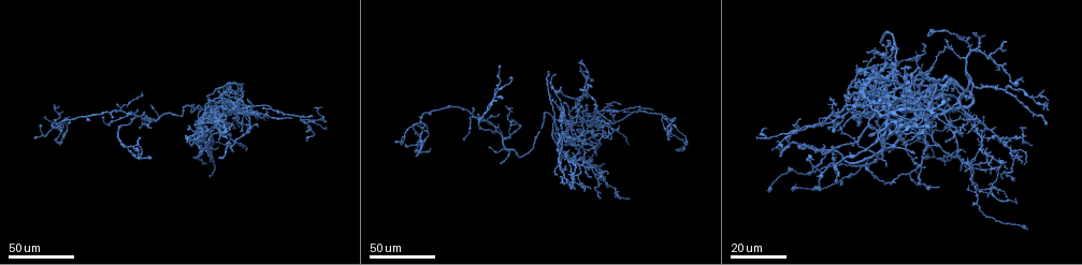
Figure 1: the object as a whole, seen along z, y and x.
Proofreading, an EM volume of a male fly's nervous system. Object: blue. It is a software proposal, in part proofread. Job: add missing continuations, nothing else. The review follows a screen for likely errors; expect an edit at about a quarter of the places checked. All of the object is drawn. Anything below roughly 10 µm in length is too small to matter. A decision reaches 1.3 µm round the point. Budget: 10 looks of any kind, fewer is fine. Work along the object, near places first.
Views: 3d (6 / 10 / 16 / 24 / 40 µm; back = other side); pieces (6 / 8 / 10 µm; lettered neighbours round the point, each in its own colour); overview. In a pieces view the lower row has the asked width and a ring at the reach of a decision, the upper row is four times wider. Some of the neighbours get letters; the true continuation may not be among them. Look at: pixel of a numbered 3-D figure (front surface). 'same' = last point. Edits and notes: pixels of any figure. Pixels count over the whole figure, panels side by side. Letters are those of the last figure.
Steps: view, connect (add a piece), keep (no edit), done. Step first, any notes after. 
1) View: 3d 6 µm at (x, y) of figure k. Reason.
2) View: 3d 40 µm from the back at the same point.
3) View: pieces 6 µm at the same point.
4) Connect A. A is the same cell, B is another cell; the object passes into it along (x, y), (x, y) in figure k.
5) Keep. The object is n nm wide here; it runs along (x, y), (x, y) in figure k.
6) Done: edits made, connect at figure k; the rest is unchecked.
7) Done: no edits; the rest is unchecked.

View: 3d 40 µm at (953, 80) of figure 1. Branch stops here.

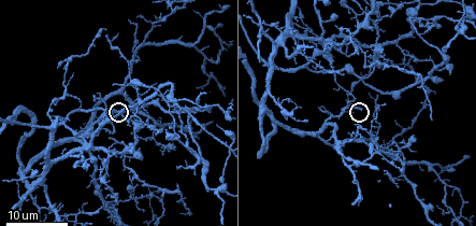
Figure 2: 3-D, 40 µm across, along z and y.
View: pieces 10 µm at (360, 109) of figure 2. What lies round it.

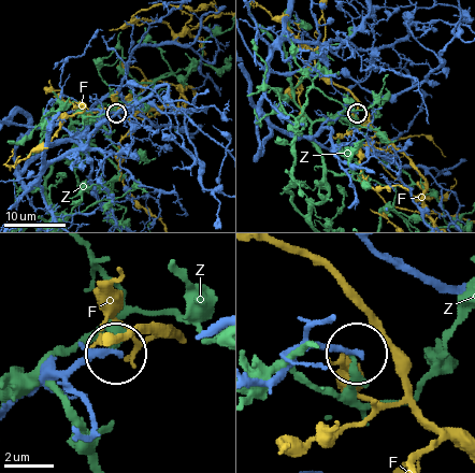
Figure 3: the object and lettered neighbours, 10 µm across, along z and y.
Keep. F and Z are other cells; it runs along (80, 431), (90, 431), (92, 415), (74, 372), (115, 354) in figure 3; none of them fits.

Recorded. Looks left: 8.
View: 3d 24 µm at (837, 174) of figure 1. Free end.

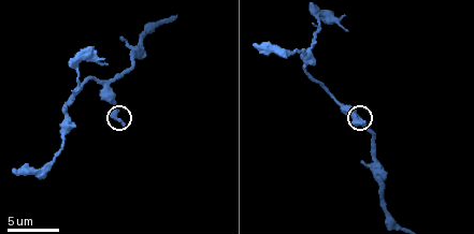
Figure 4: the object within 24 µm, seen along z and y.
View: pieces 6 µm at (124, 124) of figure 4.

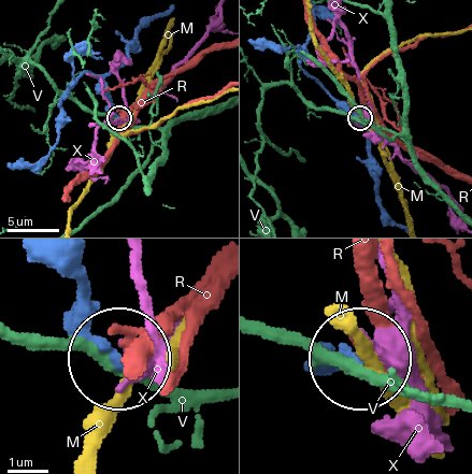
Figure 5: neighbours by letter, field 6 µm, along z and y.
Keep. M, R, V and X are other cells; no lettered piece goes on from it.

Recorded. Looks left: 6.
View: 3d 6 µm at (121, 38) of figure 4. Tapers out.

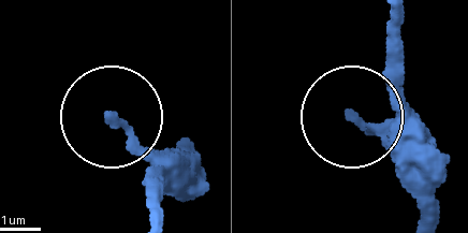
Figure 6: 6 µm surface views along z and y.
View: pieces 8 µm at (353, 116) of figure 6. See the neighbours.

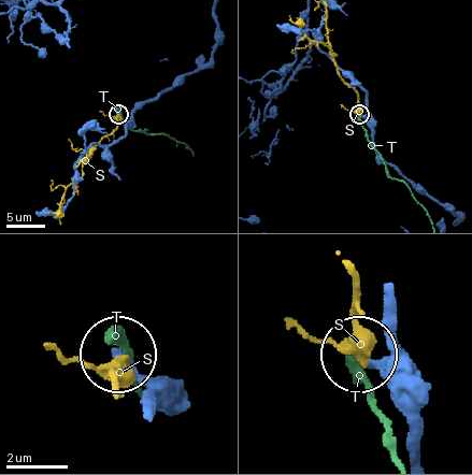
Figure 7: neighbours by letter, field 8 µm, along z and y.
Keep. S and T are other cells; it runs along (420, 455), (402, 401), (361, 357) in figure 7; none of them fits.

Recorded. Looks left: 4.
View: 3d 40 µm at (604, 165) of figure 1. An open end.

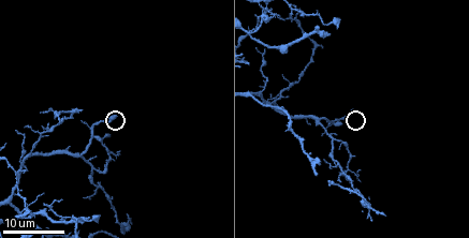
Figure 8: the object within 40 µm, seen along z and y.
View: pieces 10 µm at (115, 115) of figure 8.

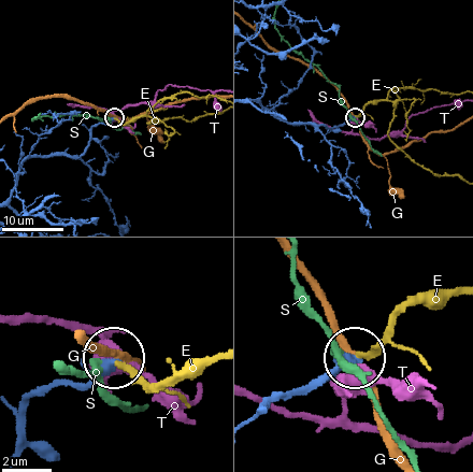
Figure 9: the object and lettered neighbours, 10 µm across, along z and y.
Connect E. E is the same cell, G, S and T are other cells; the object passes into it along (338, 126), (368, 103), (389, 101), (388, 136), (404, 152) in figure 9; the cell continues.

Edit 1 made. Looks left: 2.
Done: edits made, connect at figure 9; the rest is unchecked.

